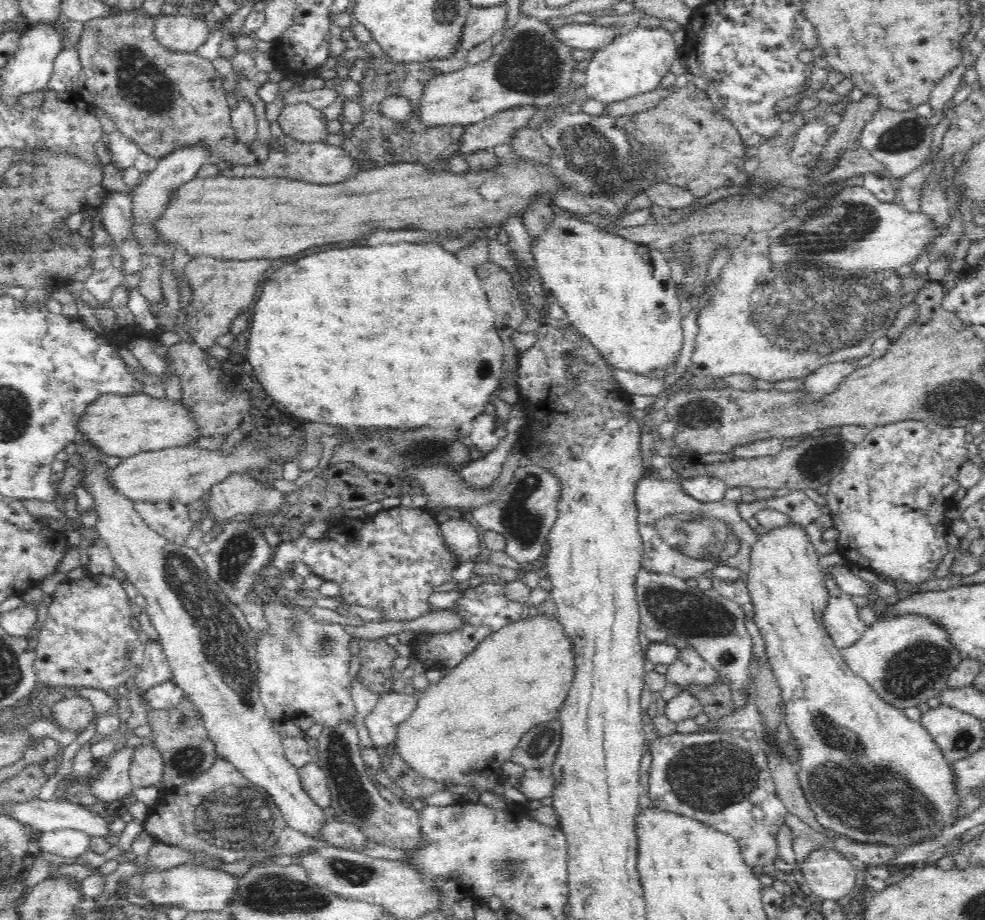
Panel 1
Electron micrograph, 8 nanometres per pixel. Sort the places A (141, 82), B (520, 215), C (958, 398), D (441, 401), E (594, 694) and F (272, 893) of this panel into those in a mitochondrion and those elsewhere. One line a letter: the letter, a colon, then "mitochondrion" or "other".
A: mitochondrion
B: other
C: mitochondrion
D: other
E: other
F: mitochondrion

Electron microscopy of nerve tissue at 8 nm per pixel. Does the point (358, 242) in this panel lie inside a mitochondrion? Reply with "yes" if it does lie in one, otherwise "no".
no

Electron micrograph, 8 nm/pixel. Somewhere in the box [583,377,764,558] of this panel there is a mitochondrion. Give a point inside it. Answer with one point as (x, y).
(697, 412)

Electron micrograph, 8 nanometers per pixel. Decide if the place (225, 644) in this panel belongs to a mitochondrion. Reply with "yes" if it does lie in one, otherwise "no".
yes

